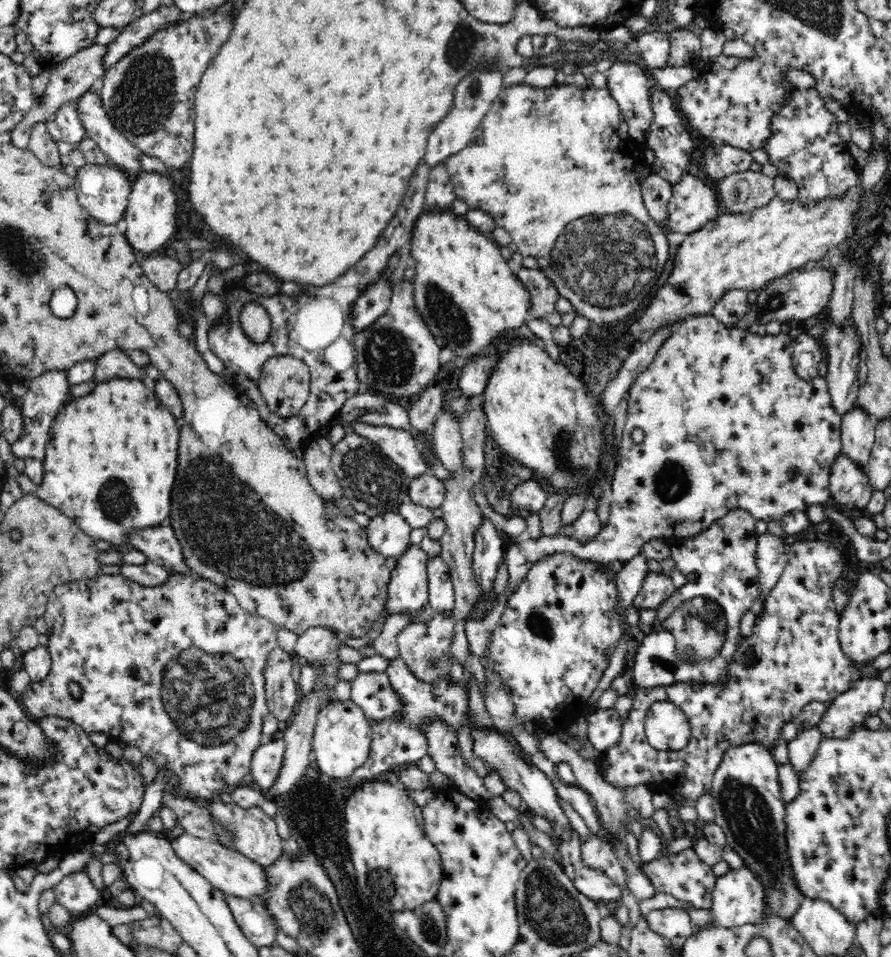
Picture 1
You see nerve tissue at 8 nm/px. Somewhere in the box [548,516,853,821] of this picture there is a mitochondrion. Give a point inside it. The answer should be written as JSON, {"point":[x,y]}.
{"point":[699,623]}

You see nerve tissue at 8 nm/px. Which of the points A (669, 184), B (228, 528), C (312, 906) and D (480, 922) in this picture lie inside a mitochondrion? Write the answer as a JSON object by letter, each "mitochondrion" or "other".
{"A":"other","B":"mitochondrion","C":"mitochondrion","D":"other"}

